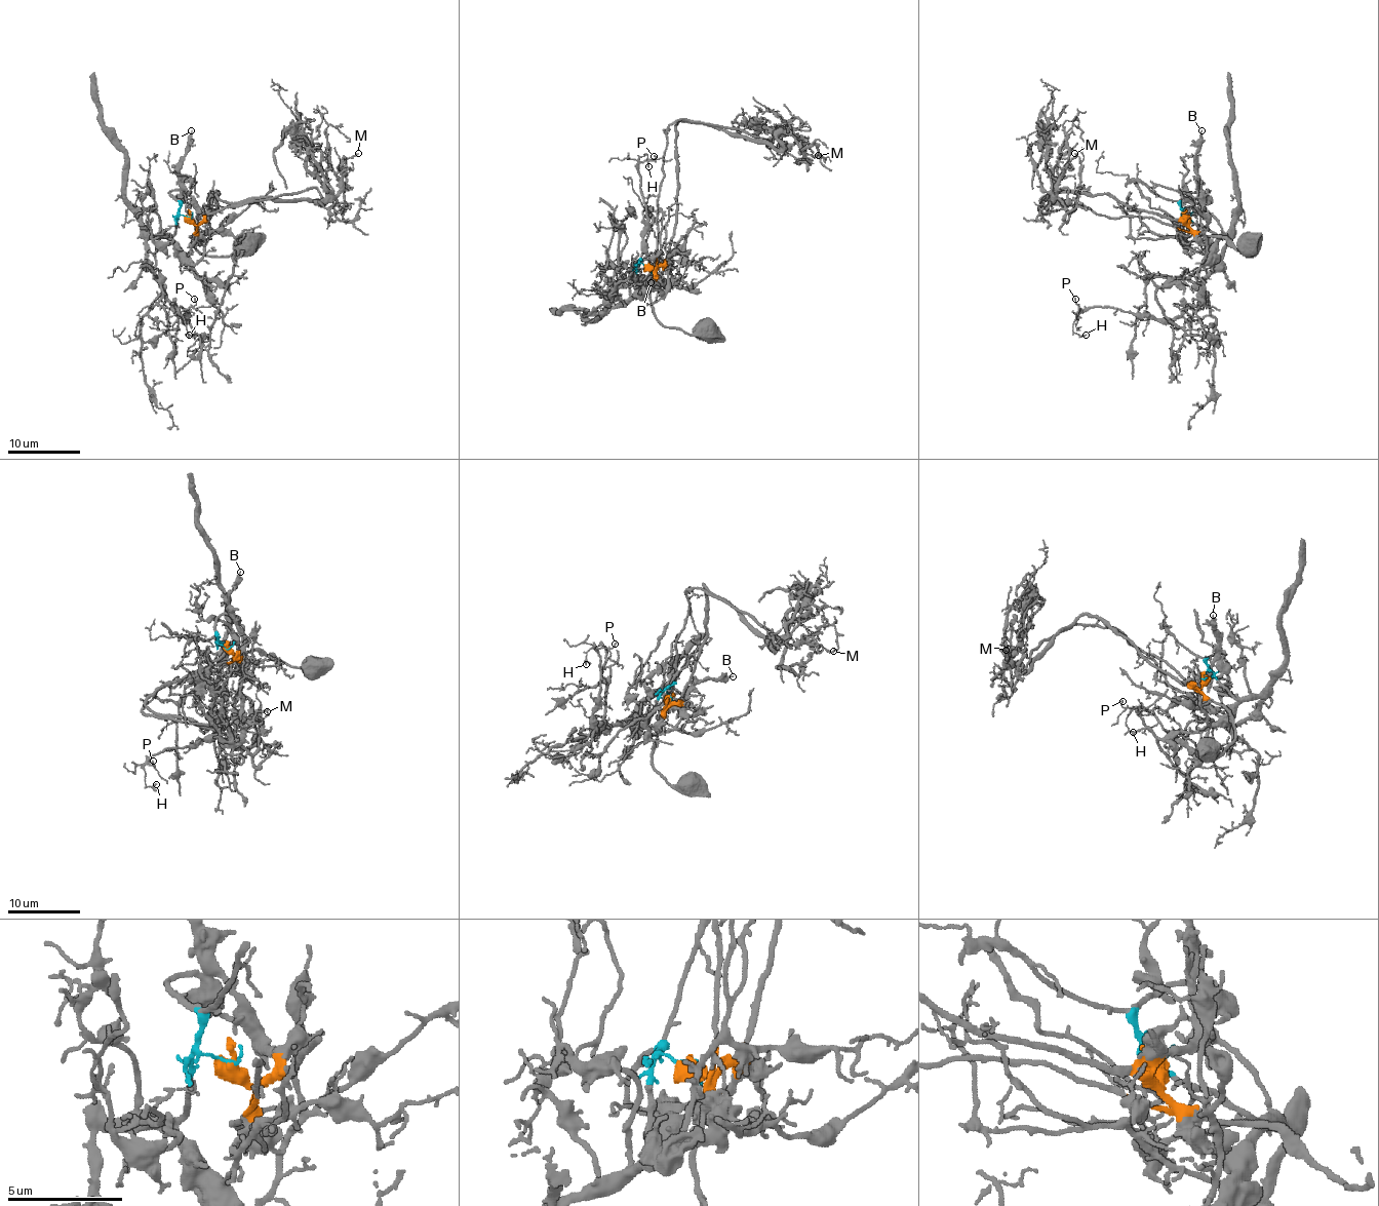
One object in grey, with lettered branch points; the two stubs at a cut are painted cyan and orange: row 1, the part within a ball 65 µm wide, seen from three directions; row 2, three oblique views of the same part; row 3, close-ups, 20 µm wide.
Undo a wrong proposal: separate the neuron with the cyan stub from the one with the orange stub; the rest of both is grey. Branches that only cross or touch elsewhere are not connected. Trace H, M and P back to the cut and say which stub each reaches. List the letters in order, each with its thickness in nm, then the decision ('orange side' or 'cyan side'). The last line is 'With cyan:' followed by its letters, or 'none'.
H: calibre 80 nm; cyan side
M: calibre 120 nm; orange side
P: calibre 110 nm; cyan side
With cyan: H, P

